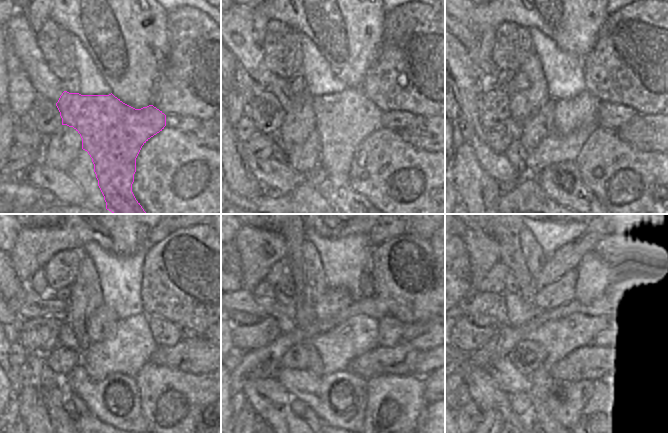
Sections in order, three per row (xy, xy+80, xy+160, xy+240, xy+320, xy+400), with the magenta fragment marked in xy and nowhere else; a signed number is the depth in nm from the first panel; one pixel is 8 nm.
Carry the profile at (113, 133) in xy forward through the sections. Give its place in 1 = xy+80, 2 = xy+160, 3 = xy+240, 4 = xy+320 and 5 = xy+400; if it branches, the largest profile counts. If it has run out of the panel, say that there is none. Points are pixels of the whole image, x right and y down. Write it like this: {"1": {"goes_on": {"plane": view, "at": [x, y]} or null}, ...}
{"1": {"goes_on": {"plane": "xy+80", "at": [343, 120]}}, "2": {"goes_on": {"plane": "xy+160", "at": [582, 109]}}, "3": {"goes_on": {"plane": "xy+240", "at": [54, 305]}}, "4": {"goes_on": {"plane": "xy+320", "at": [262, 307]}}, "5": {"goes_on": {"plane": "xy+400", "at": [511, 286]}}}

